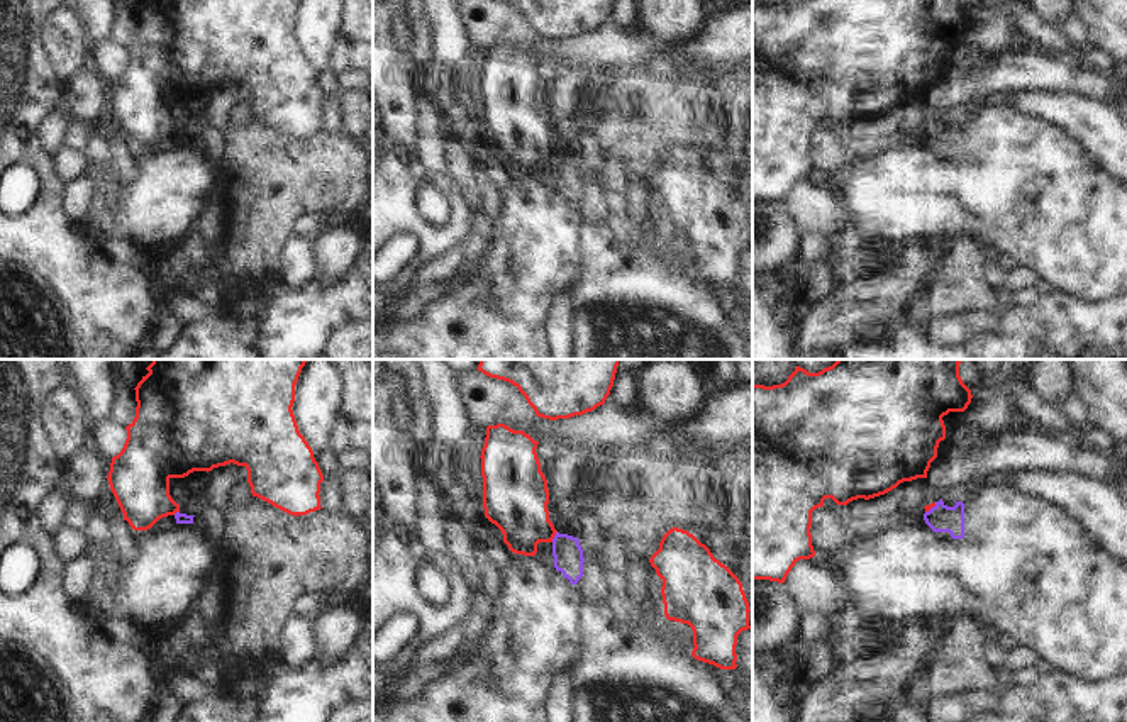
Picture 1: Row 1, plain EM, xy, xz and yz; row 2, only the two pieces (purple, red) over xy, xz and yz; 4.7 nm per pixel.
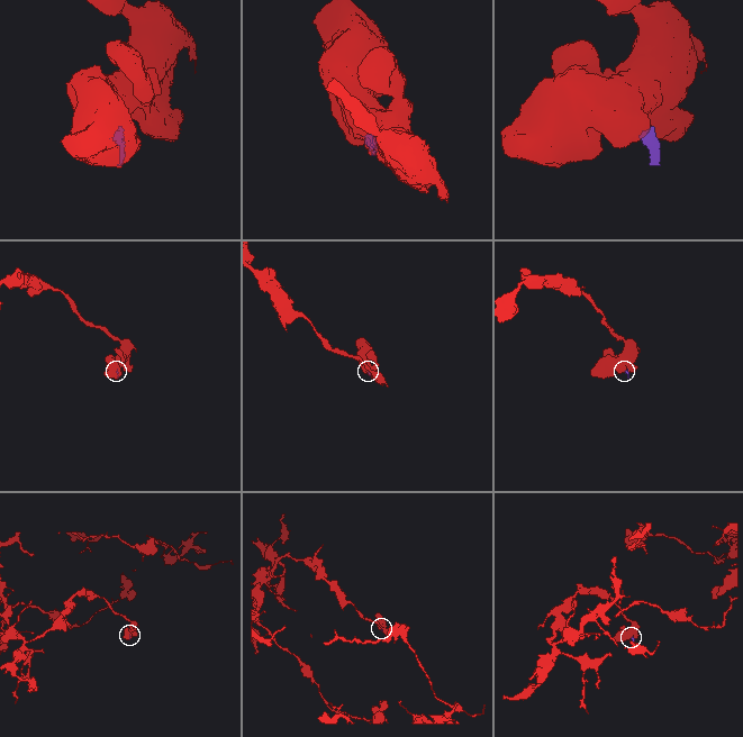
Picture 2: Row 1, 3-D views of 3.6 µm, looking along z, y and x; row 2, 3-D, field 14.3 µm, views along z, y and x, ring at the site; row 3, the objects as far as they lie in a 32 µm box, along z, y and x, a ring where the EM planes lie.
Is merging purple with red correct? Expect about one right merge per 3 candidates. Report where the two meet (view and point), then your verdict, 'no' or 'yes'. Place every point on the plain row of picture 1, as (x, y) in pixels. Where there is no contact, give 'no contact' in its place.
xz (555, 156) | no

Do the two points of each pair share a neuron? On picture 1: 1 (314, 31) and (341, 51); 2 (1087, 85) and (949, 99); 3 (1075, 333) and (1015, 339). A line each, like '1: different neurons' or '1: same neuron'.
1: different neurons
2: same neuron
3: same neuron

